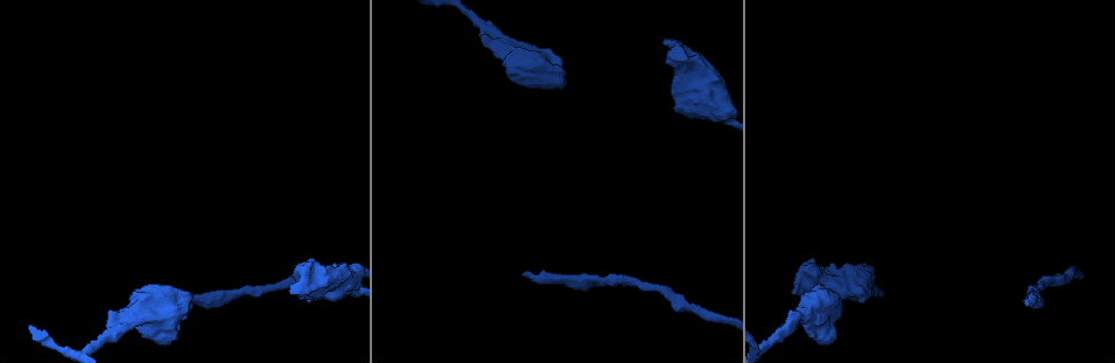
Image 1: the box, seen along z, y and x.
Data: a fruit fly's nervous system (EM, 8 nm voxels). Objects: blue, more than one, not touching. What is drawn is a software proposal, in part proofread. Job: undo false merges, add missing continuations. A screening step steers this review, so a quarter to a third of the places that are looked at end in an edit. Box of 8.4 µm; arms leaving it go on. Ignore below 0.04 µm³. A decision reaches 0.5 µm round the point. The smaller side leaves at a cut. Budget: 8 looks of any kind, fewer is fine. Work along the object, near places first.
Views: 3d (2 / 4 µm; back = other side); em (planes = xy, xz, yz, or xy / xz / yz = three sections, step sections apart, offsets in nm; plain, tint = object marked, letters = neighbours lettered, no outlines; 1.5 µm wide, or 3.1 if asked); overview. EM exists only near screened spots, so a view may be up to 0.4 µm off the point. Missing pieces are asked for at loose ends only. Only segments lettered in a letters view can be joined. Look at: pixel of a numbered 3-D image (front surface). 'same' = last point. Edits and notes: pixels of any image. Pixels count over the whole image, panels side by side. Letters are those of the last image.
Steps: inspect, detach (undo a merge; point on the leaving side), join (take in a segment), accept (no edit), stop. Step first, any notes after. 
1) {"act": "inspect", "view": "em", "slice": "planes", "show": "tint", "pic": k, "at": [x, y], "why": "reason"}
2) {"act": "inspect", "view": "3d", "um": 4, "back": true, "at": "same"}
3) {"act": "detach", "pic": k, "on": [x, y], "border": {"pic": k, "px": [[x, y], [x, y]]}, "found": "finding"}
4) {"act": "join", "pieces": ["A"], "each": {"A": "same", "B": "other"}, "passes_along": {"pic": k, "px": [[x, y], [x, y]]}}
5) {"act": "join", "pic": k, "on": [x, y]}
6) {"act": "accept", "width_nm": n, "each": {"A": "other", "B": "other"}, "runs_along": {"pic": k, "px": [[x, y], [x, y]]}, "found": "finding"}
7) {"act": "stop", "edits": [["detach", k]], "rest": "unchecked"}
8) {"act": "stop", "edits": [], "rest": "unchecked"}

{"act": "inspect", "view": "3d", "um": 4, "pic": 1, "at": [292, 292]}

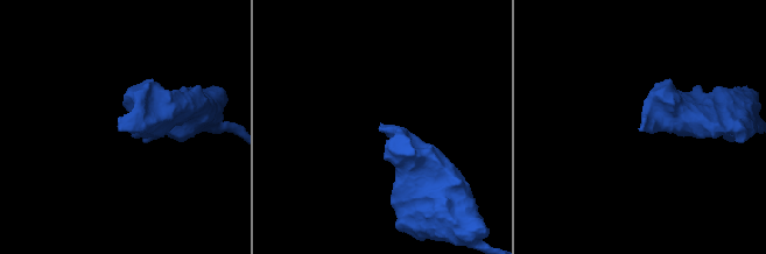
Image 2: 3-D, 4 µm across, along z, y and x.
{"act": "inspect", "view": "em", "slice": "yz", "step": 4, "show": "letters", "pic": 2, "at": [120, 128], "why": "now the EM"}

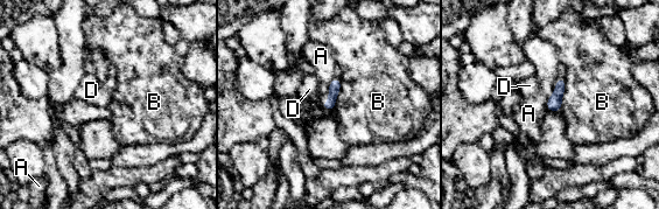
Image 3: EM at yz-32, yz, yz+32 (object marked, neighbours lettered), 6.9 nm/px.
{"act": "inspect", "view": "em", "slice": "planes", "show": "letters", "at": "same", "why": "another direction"}

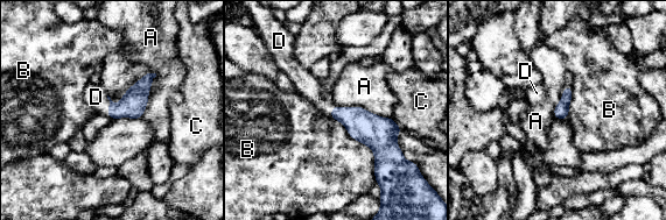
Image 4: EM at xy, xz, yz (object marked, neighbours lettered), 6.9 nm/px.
{"act": "join", "pieces": ["D"], "each": {"A": "other", "B": "other", "C": "other", "D": "same"}, "passes_along": {"pic": 4, "px": [[133, 103], [110, 105], [96, 97]]}, "found": "the neuron continues"}

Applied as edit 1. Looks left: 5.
{"act": "inspect", "view": "overview"}

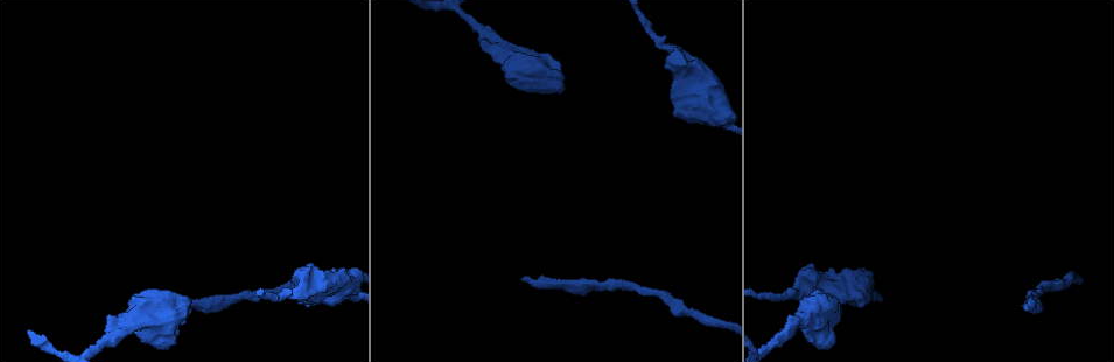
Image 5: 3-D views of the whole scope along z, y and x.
{"act": "inspect", "view": "3d", "um": 4, "pic": 5, "at": [827, 345], "why": "free end"}

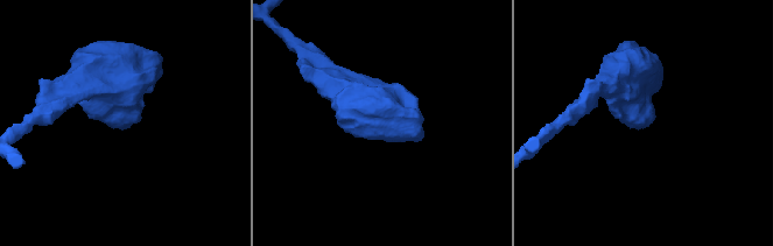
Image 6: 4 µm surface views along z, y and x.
{"act": "inspect", "view": "em", "um": 3.1, "slice": "planes", "show": "plain", "pic": 6, "at": [648, 122], "why": "need the tissue"}

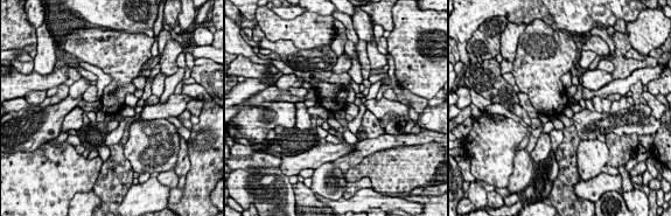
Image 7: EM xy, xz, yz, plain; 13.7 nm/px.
{"act": "inspect", "view": "em", "um": 3.1, "slice": "planes", "show": "letters", "at": "same", "why": "see the neighbours"}

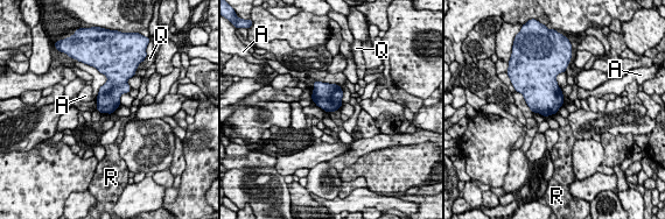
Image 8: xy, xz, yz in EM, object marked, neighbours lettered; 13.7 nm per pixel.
{"act": "accept", "width_nm": 320, "each": {"A": "other", "Q": "other", "R": "other"}, "border": {"pic": 8, "px": [[102, 112], [110, 114]]}, "found": "no lettered segment goes on from it"}

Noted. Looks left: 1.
{"act": "stop", "edits": [["join", 4]], "rest": "unchecked"}

